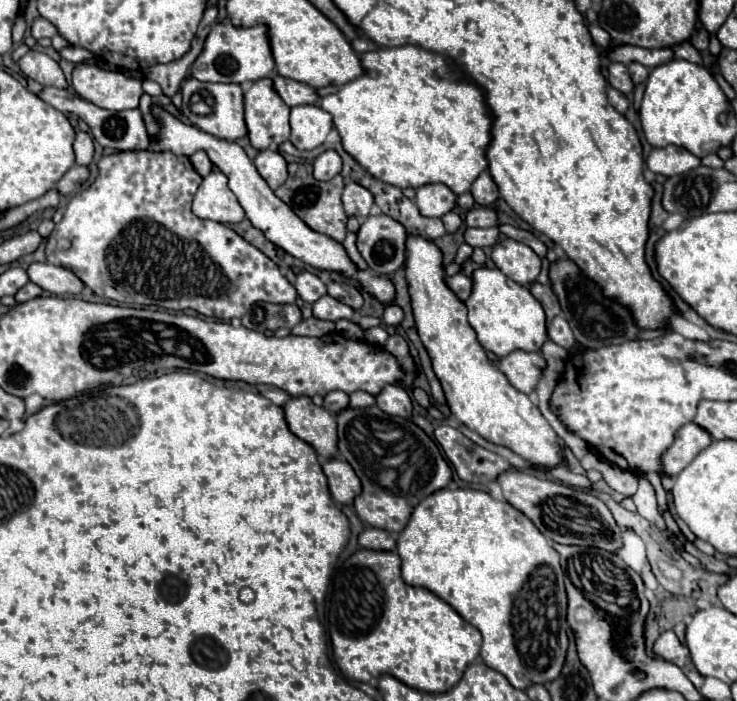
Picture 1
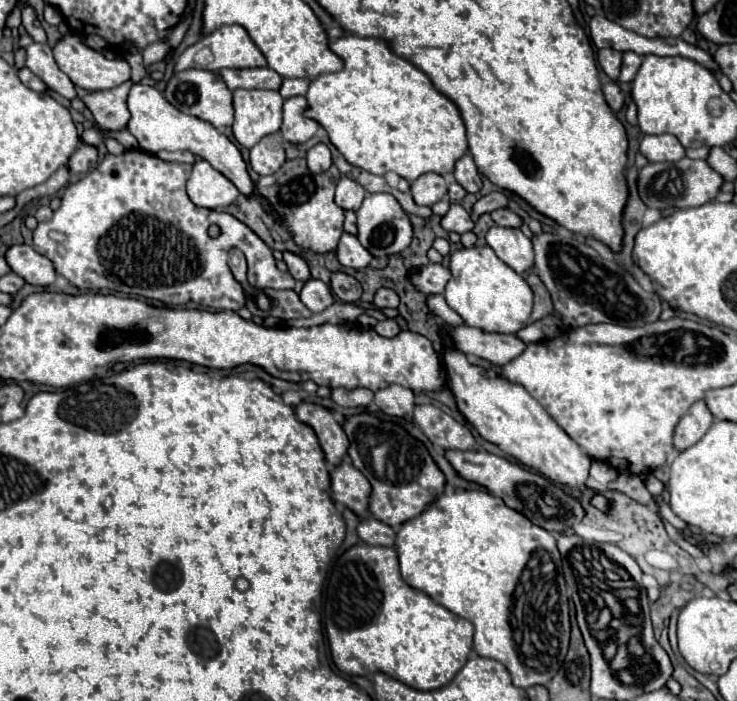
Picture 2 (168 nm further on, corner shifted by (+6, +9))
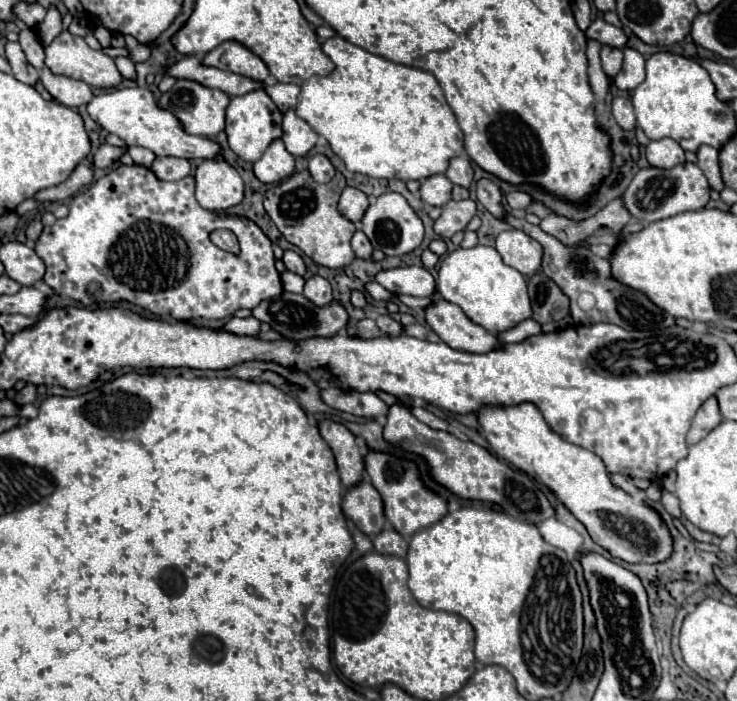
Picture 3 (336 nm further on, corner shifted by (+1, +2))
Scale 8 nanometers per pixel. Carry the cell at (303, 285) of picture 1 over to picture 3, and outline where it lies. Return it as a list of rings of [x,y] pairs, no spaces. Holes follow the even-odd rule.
[[[285,250],[285,254],[283,254],[283,264],[285,264],[285,268],[287,270],[291,270],[291,272],[295,272],[295,274],[305,274],[305,264],[303,264],[303,260],[301,260],[301,256],[297,254],[297,252],[293,252],[293,250]]]

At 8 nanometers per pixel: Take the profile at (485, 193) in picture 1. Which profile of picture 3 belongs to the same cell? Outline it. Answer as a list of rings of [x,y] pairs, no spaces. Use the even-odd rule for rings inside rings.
[[[465,156],[451,158],[451,160],[449,160],[449,168],[447,168],[445,176],[447,176],[453,184],[459,184],[459,186],[469,188],[469,184],[473,182],[473,170],[471,170],[469,158],[465,158]]]

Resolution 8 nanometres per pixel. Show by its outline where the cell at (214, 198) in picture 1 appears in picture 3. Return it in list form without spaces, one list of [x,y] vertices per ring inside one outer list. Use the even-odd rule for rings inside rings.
[[[223,156],[207,158],[195,168],[197,202],[205,210],[227,210],[243,200],[243,180]]]

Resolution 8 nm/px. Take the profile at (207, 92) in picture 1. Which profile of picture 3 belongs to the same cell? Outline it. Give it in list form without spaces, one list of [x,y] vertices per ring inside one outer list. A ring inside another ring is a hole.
[[[177,80],[169,92],[159,96],[157,104],[163,110],[169,110],[181,122],[181,128],[187,134],[197,134],[197,136],[211,138],[225,128],[225,108],[229,104],[229,96],[221,90],[205,88],[205,86],[201,86],[193,80]]]

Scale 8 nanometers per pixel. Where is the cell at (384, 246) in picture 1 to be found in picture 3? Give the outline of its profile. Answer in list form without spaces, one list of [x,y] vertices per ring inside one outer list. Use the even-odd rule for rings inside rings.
[[[397,192],[381,194],[369,204],[369,210],[365,212],[365,216],[361,220],[361,230],[371,240],[373,248],[385,252],[387,256],[407,254],[411,250],[415,250],[423,240],[423,222],[415,214],[415,210],[409,206],[409,202]]]

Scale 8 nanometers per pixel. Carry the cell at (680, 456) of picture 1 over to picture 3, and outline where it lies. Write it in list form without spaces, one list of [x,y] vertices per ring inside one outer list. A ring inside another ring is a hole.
[[[711,396],[703,402],[703,406],[695,414],[695,418],[691,422],[691,430],[687,434],[687,444],[697,444],[717,424],[721,424],[721,412],[719,412],[719,406],[717,406],[717,398]]]

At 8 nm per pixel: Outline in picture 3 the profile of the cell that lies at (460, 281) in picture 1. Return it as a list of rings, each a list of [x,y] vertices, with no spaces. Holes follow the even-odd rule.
[[[419,266],[391,268],[377,272],[375,280],[393,294],[409,294],[409,296],[433,296],[437,290],[435,278]]]

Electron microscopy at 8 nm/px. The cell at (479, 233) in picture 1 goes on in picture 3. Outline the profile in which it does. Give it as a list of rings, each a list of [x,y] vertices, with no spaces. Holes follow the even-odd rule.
[[[471,198],[467,200],[449,200],[443,206],[441,216],[435,220],[435,234],[439,234],[441,238],[451,238],[455,232],[465,230],[467,222],[475,216],[475,202]]]

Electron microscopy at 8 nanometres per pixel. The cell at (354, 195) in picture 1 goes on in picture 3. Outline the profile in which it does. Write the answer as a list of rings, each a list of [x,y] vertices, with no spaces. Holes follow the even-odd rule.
[[[345,188],[343,194],[341,194],[341,200],[339,200],[339,212],[351,220],[353,224],[359,224],[365,210],[369,206],[369,198],[357,190],[357,188]]]

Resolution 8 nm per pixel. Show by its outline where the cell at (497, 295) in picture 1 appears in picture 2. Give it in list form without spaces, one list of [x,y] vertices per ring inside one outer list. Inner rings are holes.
[[[488,245],[454,251],[450,255],[450,271],[452,279],[446,285],[444,297],[464,323],[488,333],[518,333],[528,325],[532,289],[514,269],[498,259]]]

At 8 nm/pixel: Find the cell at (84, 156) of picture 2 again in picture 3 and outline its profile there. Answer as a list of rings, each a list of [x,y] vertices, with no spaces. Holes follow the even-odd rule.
[[[101,144],[101,148],[95,152],[95,166],[97,168],[109,168],[125,152],[127,152],[127,146],[125,148],[119,148],[119,146],[111,146],[111,144]]]

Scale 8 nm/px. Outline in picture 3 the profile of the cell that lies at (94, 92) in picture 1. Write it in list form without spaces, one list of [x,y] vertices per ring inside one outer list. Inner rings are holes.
[[[70,13],[64,16],[63,32],[45,48],[45,66],[53,74],[63,74],[63,76],[69,76],[69,78],[75,78],[75,80],[83,80],[83,82],[87,82],[93,88],[111,88],[111,86],[117,86],[121,82],[121,74],[119,74],[113,58],[109,58],[101,50],[89,48],[81,36],[69,34],[68,27],[73,18],[74,16]]]

